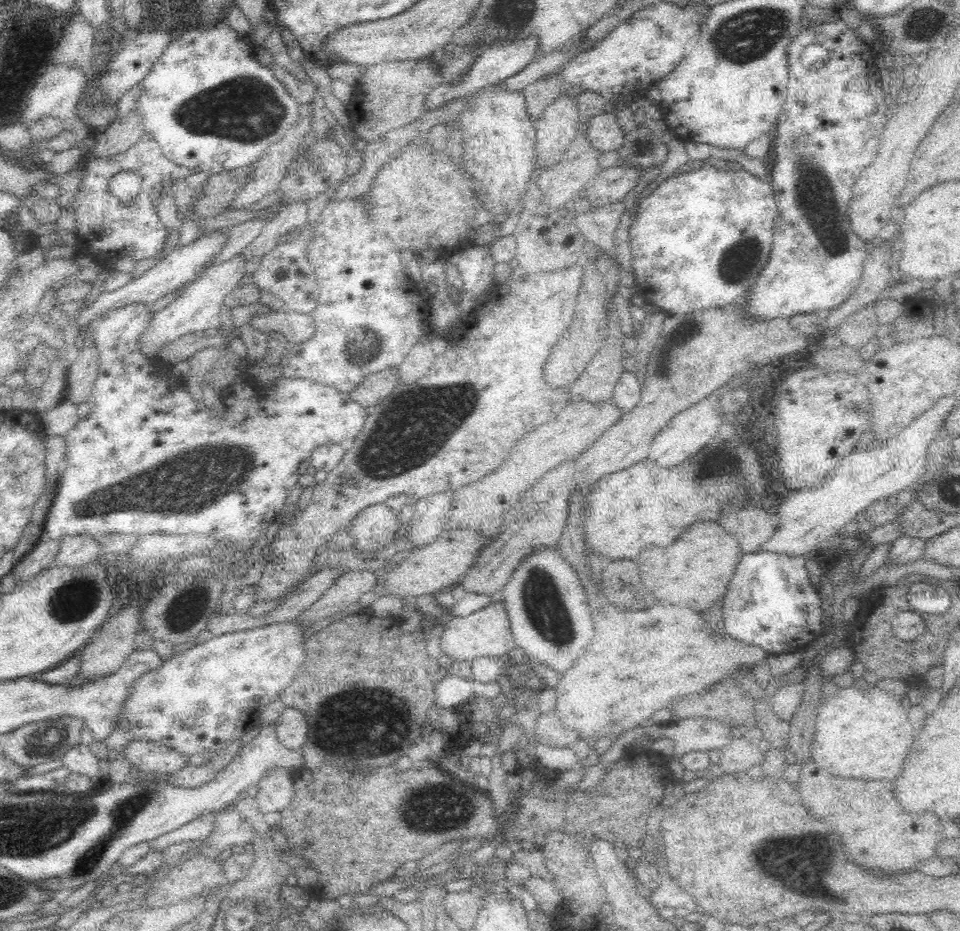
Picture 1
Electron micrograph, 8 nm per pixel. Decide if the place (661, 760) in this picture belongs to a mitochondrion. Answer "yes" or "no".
no

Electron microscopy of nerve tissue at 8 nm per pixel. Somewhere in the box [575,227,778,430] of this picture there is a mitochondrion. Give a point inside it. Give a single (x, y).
(738, 261)

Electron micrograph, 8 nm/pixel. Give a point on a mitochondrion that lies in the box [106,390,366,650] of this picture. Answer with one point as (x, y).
(182, 613)

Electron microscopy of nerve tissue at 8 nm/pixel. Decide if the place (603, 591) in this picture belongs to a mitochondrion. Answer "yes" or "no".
no

